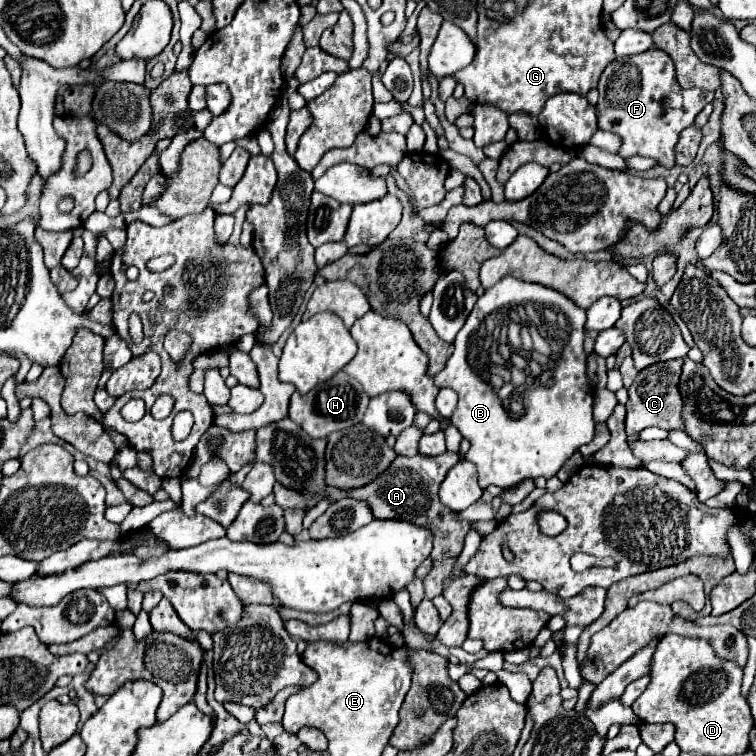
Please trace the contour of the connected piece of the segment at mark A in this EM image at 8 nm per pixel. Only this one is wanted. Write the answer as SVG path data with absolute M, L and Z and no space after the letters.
M445 452L439 456L425 456L425 454L415 454L411 458L407 456L397 456L397 460L387 468L387 472L383 476L379 476L379 480L373 480L371 484L367 484L365 488L355 488L355 490L339 490L333 486L327 486L327 490L319 496L329 496L331 502L339 500L341 496L353 496L359 500L367 500L373 516L375 518L393 518L393 520L409 520L413 524L421 524L427 528L433 528L435 540L433 540L433 554L429 560L425 560L425 564L421 564L417 568L417 578L425 578L435 560L441 558L449 558L449 556L459 556L463 550L463 540L465 534L471 526L475 526L479 530L481 536L487 536L489 532L493 532L493 528L497 526L497 522L489 520L489 522L469 522L469 520L459 520L457 514L447 508L445 504L441 504L439 500L439 484L443 482L445 474L459 462L459 454L457 452Z

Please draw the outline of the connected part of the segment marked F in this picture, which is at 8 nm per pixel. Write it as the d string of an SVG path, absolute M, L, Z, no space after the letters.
M651 48L647 52L615 58L599 80L599 128L611 130L623 138L619 154L627 156L647 156L657 164L671 168L675 164L675 142L679 132L693 124L695 116L703 110L705 104L713 100L713 92L705 92L701 88L681 88L675 76L675 64L659 48Z

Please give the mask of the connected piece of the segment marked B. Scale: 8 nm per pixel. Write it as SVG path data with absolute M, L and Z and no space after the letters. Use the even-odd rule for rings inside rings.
M509 276L509 278L499 280L493 288L485 290L483 296L479 296L479 300L477 300L473 312L469 314L465 326L459 330L459 334L457 334L457 338L455 338L455 342L453 342L455 350L453 350L451 358L447 360L445 368L443 368L439 374L433 376L433 382L435 382L435 386L439 386L439 388L447 386L447 388L453 388L453 390L459 394L459 404L457 404L453 416L451 416L451 422L459 428L461 436L471 442L471 448L469 448L469 452L465 454L465 458L469 458L469 462L473 462L473 464L477 466L479 486L481 486L481 488L487 488L489 484L495 484L495 486L501 486L501 488L509 488L509 486L515 486L517 482L521 482L521 480L525 480L525 478L539 478L539 476L551 478L551 476L555 476L555 474L559 472L559 468L565 464L565 460L567 460L579 446L583 446L583 444L587 444L589 440L593 440L593 430L595 430L595 422L593 422L593 388L591 388L591 384L589 384L589 380L587 380L587 376L585 376L585 360L587 360L587 356L585 356L585 352L583 352L583 338L585 338L585 328L583 328L583 326L585 326L585 310L581 310L579 306L575 306L575 304L573 304L569 298L565 298L561 292L551 290L551 288L547 288L547 286L541 286L541 284L523 282L523 280L517 280L517 278L511 278L511 276ZM521 304L533 304L533 306L537 308L537 314L541 316L541 322L543 322L543 328L545 328L545 338L547 338L547 342L551 344L551 356L549 356L549 362L547 362L545 372L541 374L541 378L537 378L537 380L531 384L531 388L523 394L523 412L521 412L517 418L511 418L509 412L507 412L505 408L501 408L501 398L497 396L497 390L491 386L491 372L493 372L497 366L501 366L501 372L503 372L503 364L511 364L511 360L509 360L509 358L511 358L511 352L509 352L509 346L507 346L509 310L511 310L511 308L517 308L517 306L521 306Z

